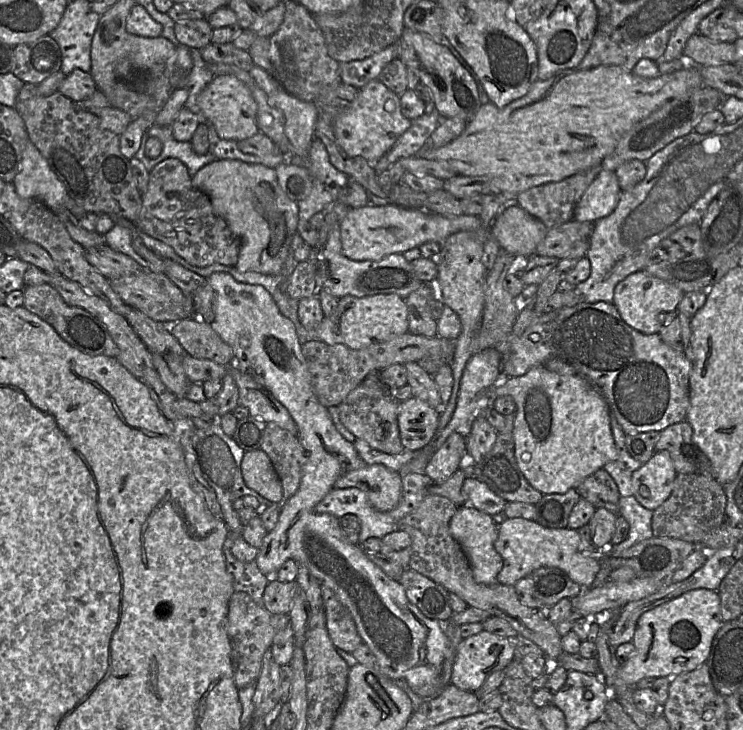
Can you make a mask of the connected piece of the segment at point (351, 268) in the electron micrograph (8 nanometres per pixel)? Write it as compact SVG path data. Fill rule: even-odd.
M339 223L332 227L325 244L320 249L315 280L316 291L321 289L319 291L326 291L338 298L397 294L404 300L423 283L416 277L411 263L404 258L403 254L390 254L378 261L355 261L346 257L342 252Z

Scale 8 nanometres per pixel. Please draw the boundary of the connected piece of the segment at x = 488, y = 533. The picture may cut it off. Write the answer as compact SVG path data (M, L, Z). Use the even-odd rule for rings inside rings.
M464 505L458 508L456 514L452 517L449 531L464 551L474 580L484 585L496 584L497 576L503 567L503 558L495 549L498 525L494 522L493 517L470 505Z

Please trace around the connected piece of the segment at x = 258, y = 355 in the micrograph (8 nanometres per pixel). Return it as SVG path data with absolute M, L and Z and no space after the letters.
M223 272L213 273L206 278L205 285L193 295L193 303L194 312L199 318L232 347L234 364L239 370L265 387L288 410L297 426L296 436L305 450L299 488L282 503L274 530L266 534L259 548L256 563L260 572L266 576L274 575L287 560L295 560L297 564L306 566L321 586L330 588L348 609L362 642L376 657L380 671L392 681L404 680L409 689L423 699L437 697L443 690L442 664L447 646L444 623L424 616L408 600L399 581L389 578L370 561L358 544L346 542L341 534L340 519L328 513L314 511L341 476L367 464L359 457L353 444L337 431L328 408L319 403L293 322L282 315L273 297L263 286L238 282L230 274Z

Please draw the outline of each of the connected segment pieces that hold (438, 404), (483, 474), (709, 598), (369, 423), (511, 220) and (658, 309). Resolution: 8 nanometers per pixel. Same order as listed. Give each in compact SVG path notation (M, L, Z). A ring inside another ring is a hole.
M408 362L404 366L407 371L407 384L411 387L412 395L426 402L441 414L443 406L433 376L416 362Z
M515 414L505 416L506 425L498 432L491 451L475 466L475 477L485 483L496 495L508 502L524 502L536 505L543 494L533 488L520 470L515 457L513 437Z
M695 589L644 612L632 642L634 651L621 662L621 678L634 687L645 677L674 677L704 664L716 633L722 627L720 597L716 591Z
M371 373L338 406L341 423L347 430L371 448L389 455L400 454L405 450L398 427L400 402L396 398L397 389L383 383L379 373ZM390 392L394 392L394 395Z
M520 206L502 210L490 227L490 234L502 250L530 257L536 255L537 245L545 238L548 228Z
M639 270L619 282L614 290L614 302L622 319L631 328L645 335L659 334L662 325L658 321L660 313L675 313L684 293L674 285Z

